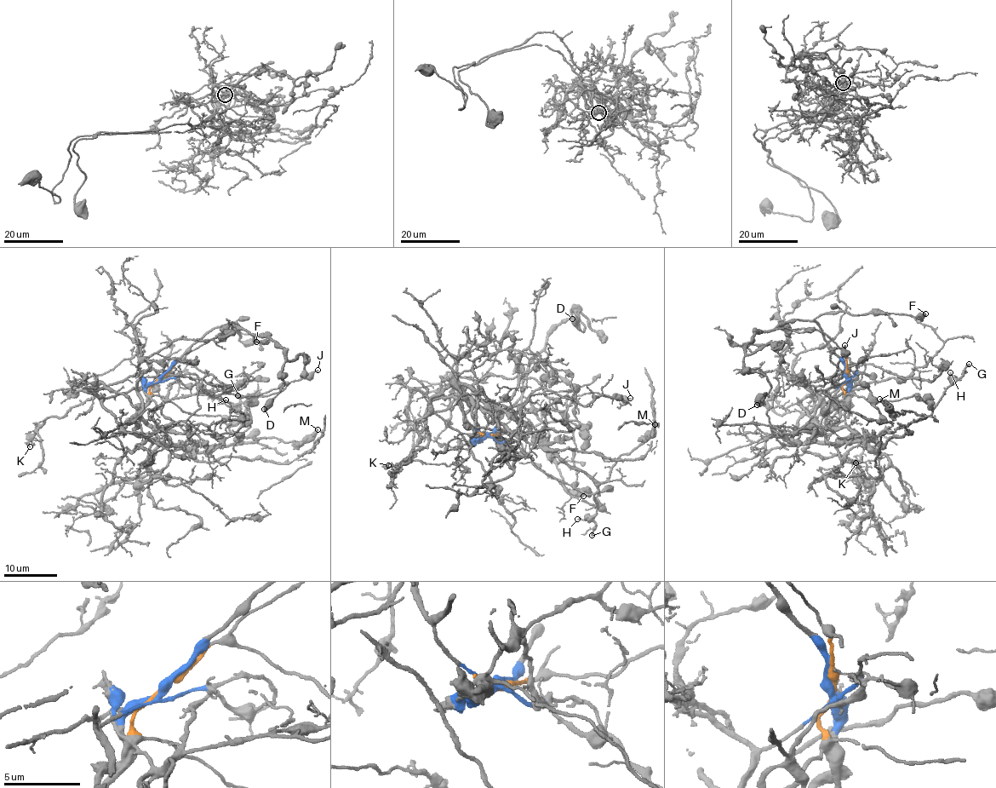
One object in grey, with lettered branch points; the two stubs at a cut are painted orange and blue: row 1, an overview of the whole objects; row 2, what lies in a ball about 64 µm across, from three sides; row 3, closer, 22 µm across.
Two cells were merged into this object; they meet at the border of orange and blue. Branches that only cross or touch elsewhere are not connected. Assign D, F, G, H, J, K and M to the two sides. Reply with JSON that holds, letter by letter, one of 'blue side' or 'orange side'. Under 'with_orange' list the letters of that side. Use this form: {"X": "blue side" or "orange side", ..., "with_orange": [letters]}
{"D": "blue side", "F": "blue side", "G": "orange side", "H": "orange side", "J": "orange side", "K": "blue side", "M": "orange side", "with_orange": ["G", "H", "J", "M"]}

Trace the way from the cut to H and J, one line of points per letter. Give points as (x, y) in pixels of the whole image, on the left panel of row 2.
H: (160, 376), (150, 387), (153, 395), (163, 395), (182, 411), (220, 416), (237, 434), (241, 413), (226, 399)
J: (160, 376), (179, 362), (192, 364), (230, 386), (239, 397), (261, 397), (280, 393), (291, 382), (318, 370)

